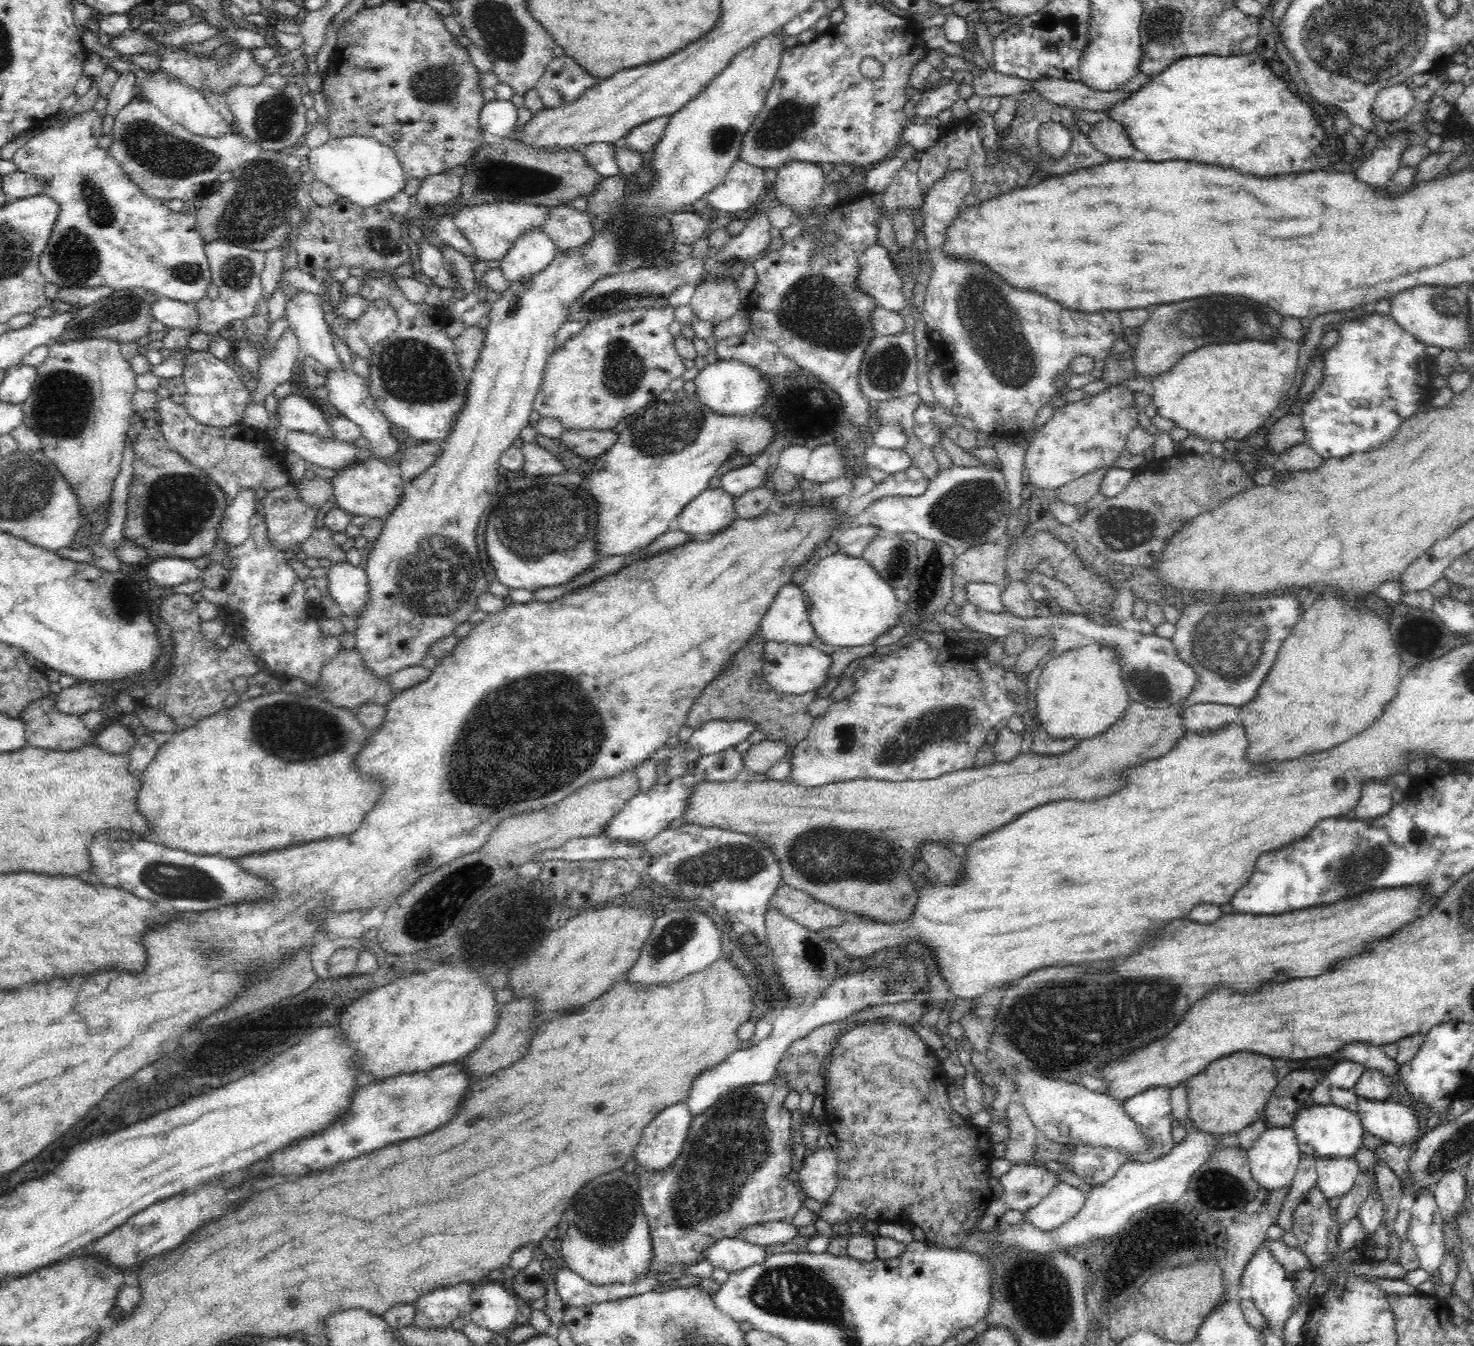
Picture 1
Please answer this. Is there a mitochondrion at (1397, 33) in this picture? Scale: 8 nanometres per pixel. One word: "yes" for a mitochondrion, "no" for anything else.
yes

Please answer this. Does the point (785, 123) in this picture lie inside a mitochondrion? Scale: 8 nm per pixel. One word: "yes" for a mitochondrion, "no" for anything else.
yes

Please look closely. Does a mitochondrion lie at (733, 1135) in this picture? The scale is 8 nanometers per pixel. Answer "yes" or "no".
yes

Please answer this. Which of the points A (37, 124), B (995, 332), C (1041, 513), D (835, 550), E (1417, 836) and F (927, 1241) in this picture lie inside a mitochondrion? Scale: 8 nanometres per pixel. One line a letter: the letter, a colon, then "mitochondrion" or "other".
A: other
B: mitochondrion
C: other
D: other
E: mitochondrion
F: other

